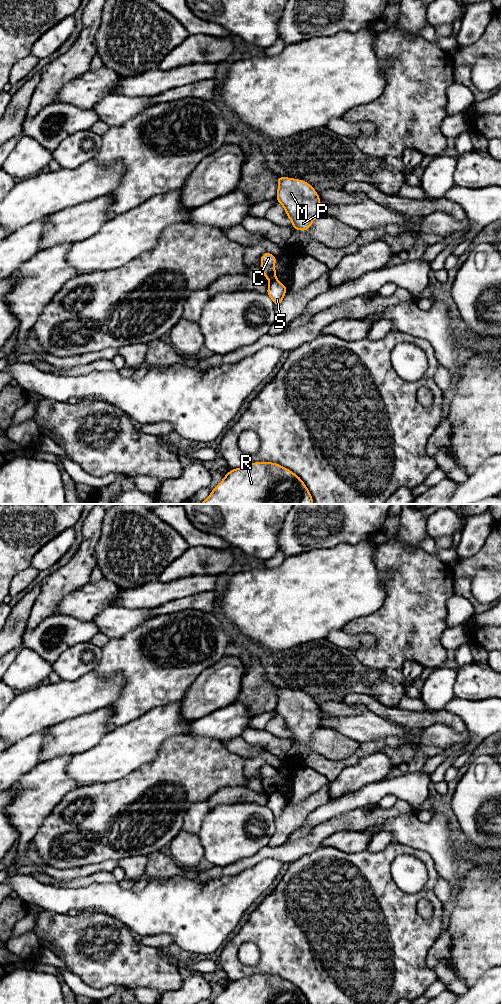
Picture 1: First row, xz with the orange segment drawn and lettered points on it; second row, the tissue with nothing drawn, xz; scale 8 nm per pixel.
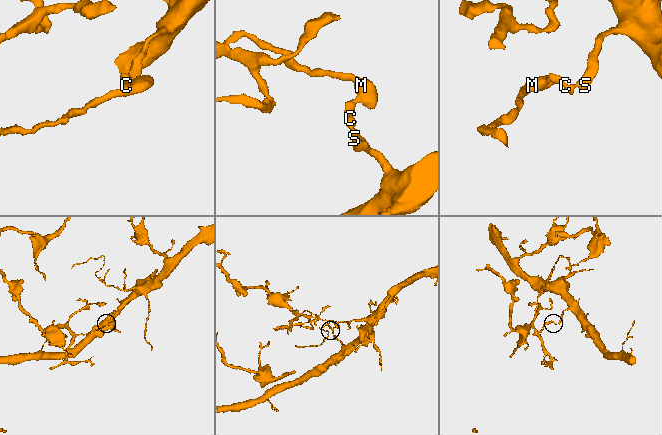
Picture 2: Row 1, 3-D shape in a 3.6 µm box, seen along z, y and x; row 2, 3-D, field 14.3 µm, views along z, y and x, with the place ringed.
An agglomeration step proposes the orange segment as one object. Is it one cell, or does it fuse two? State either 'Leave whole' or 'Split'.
Split

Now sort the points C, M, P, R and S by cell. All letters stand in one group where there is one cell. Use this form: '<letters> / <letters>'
C M P / R S

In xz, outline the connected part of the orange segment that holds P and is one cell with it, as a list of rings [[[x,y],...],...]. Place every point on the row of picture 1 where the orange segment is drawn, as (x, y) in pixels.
[[[278,176],[278,190],[276,201],[280,203],[285,210],[287,217],[293,222],[293,230],[307,231],[310,229],[313,221],[320,215],[320,196],[314,190],[313,185],[301,179]]]

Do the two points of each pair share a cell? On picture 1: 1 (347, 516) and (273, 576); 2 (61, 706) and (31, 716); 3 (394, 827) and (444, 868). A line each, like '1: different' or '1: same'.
1: different
2: same
3: same

